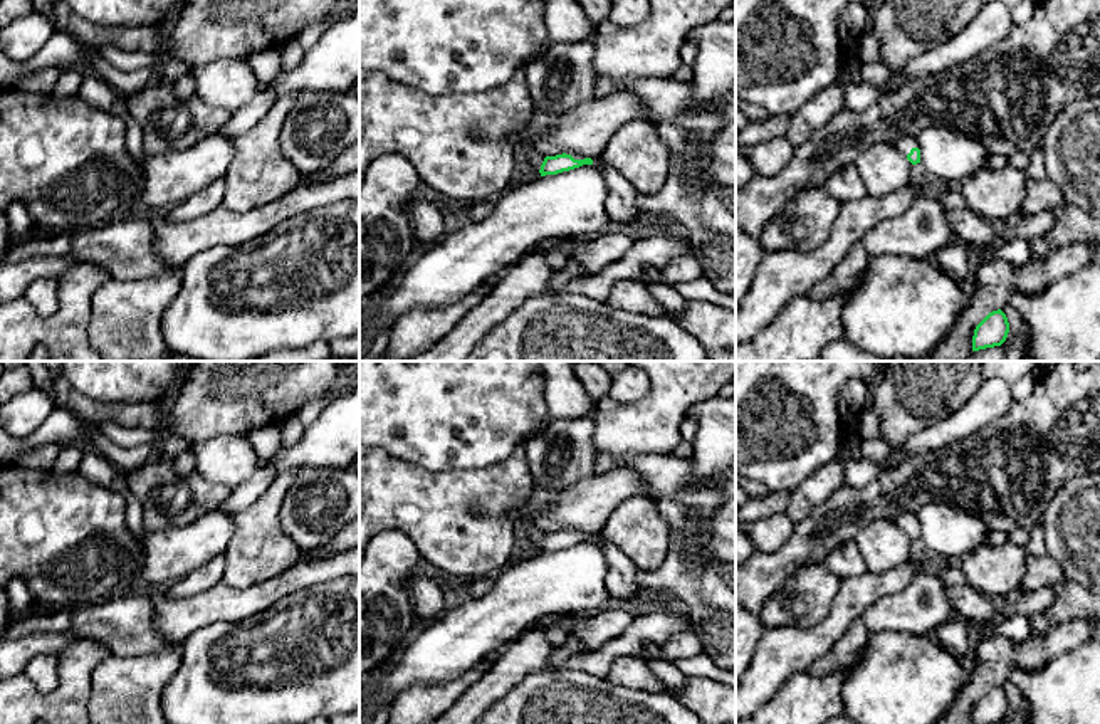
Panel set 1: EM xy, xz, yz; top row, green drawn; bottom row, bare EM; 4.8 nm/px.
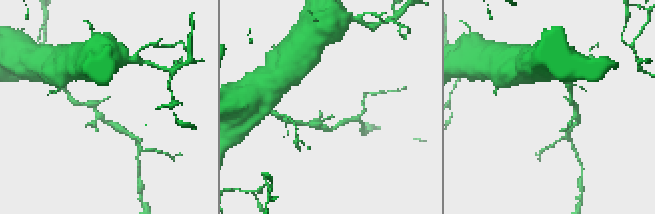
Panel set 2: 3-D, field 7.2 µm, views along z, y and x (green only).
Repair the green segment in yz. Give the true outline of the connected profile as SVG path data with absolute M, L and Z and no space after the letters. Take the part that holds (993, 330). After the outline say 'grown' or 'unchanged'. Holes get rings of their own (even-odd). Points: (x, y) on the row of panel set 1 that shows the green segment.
M998 309L989 312L974 329L972 351L1001 346L1009 333L1006 314Z | unchanged

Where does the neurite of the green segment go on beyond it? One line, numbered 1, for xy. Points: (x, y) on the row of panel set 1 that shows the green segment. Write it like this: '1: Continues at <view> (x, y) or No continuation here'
1: No continuation here

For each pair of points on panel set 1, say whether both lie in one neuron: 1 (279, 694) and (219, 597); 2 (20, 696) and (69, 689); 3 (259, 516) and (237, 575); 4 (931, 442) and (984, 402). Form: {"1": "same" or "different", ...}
{"1": "different", "2": "same", "3": "same", "4": "same"}

